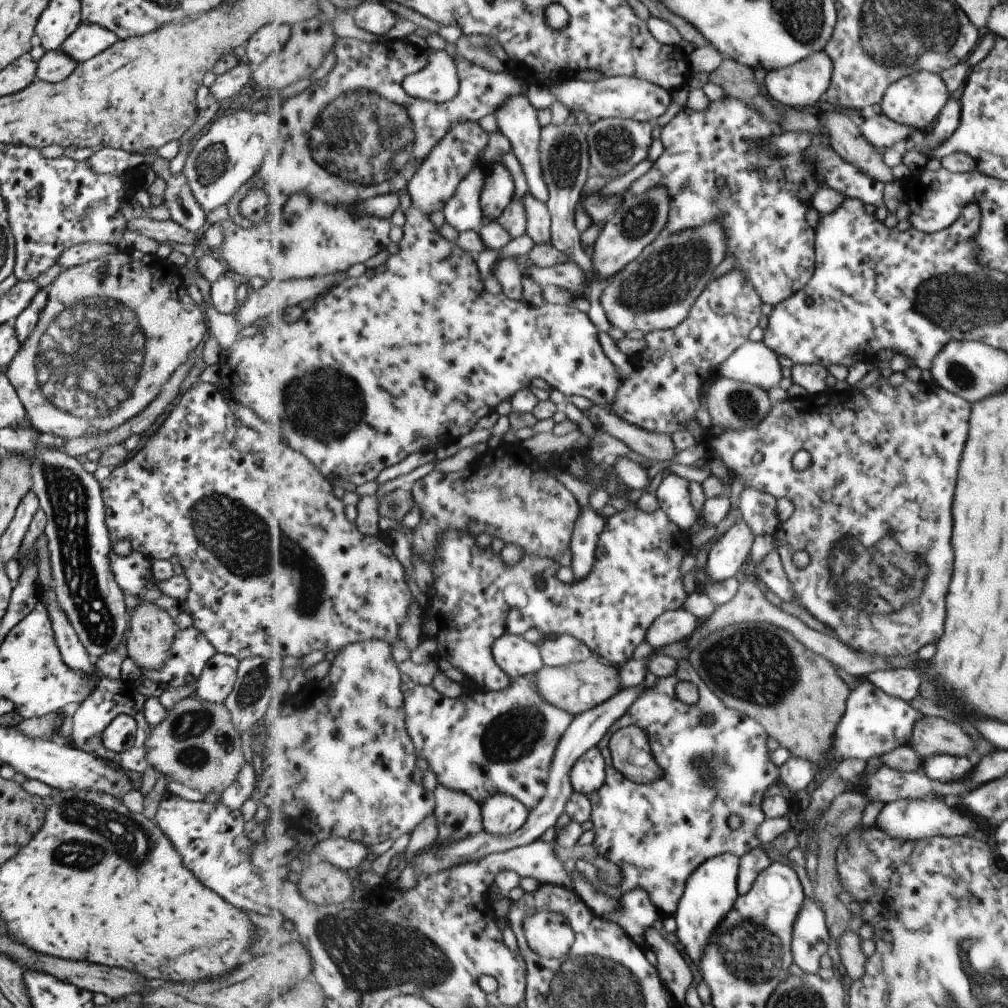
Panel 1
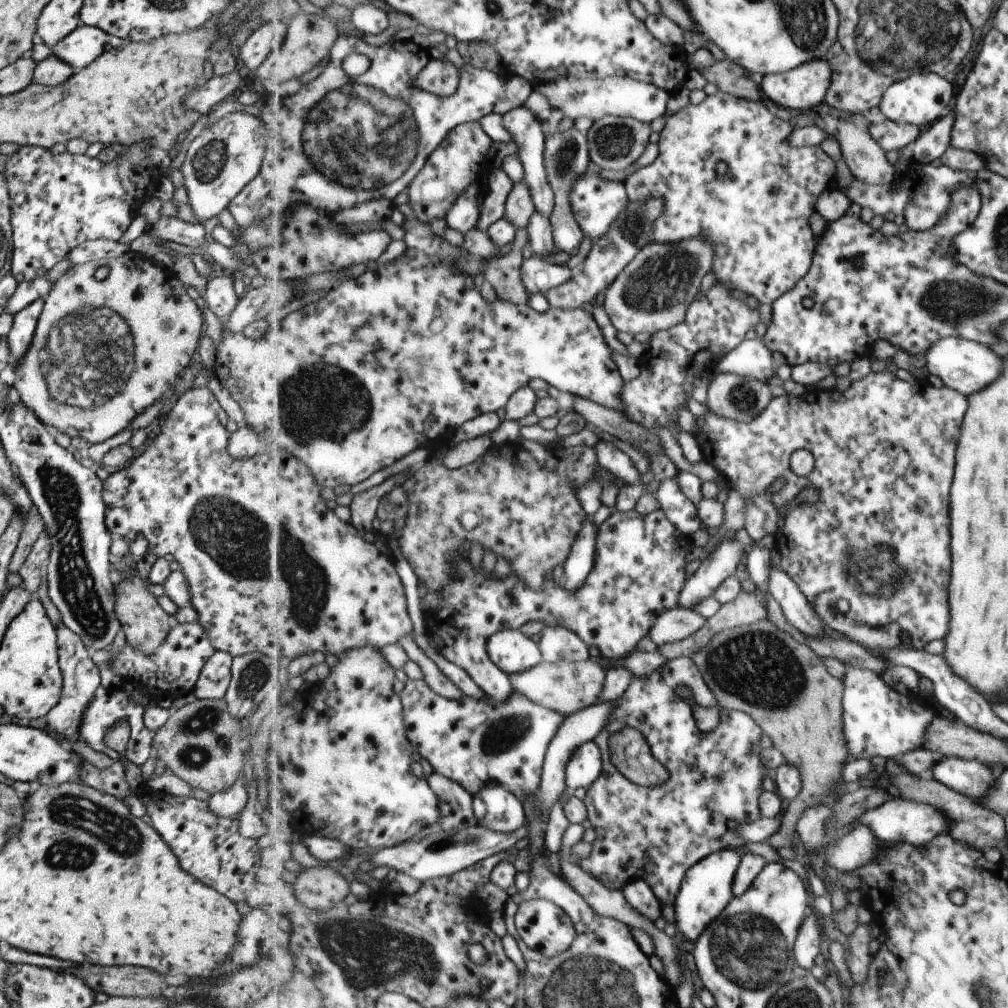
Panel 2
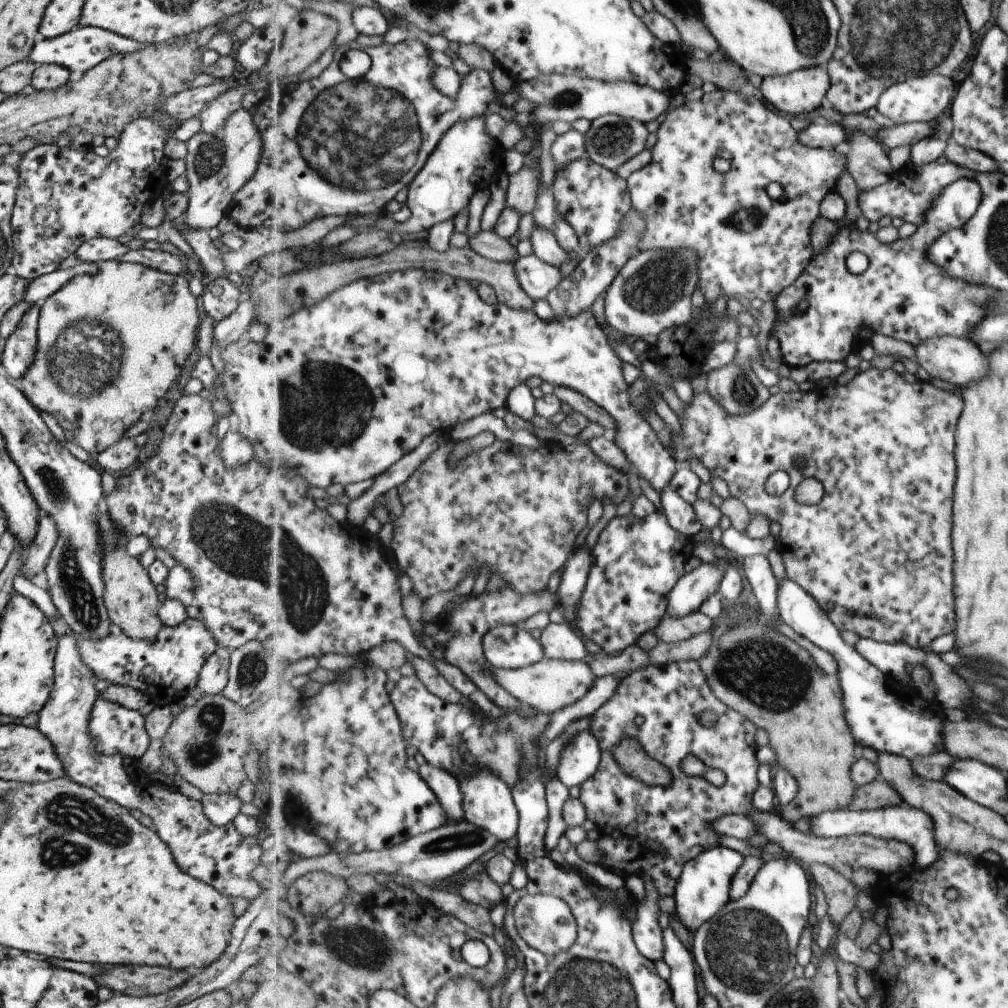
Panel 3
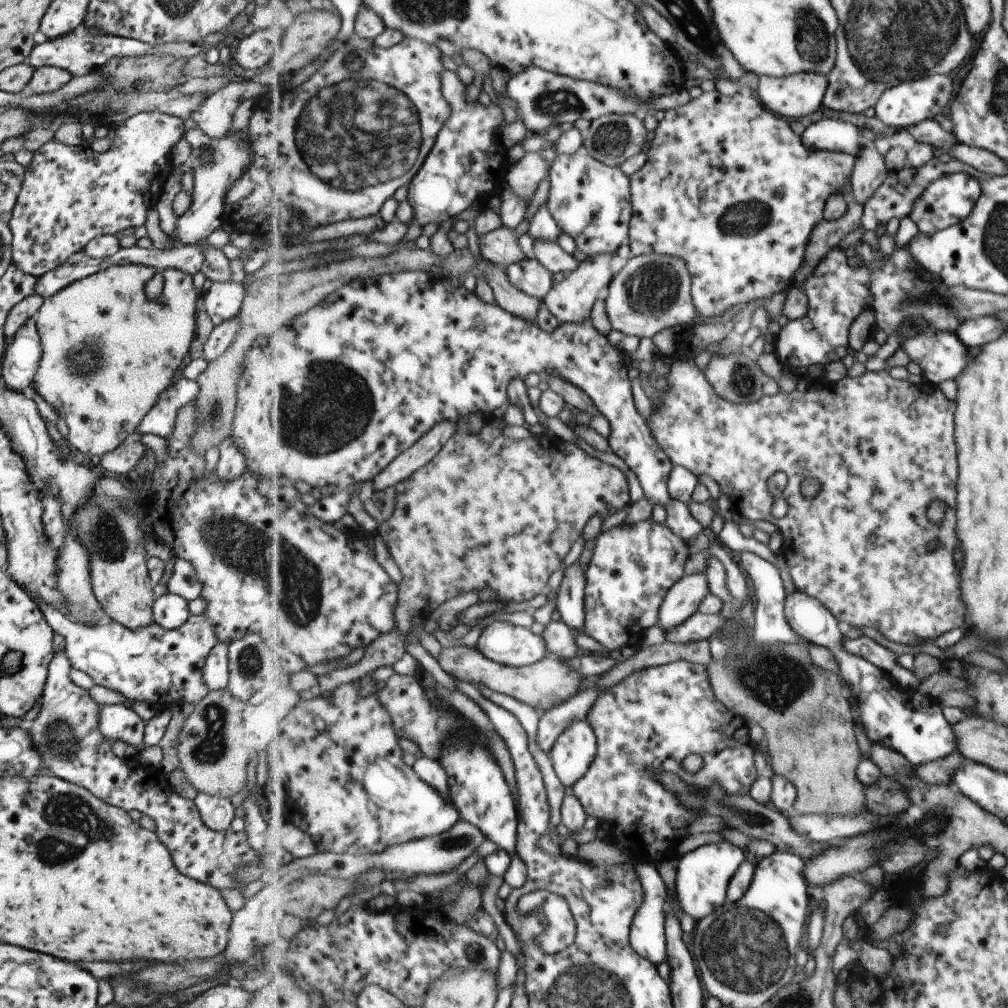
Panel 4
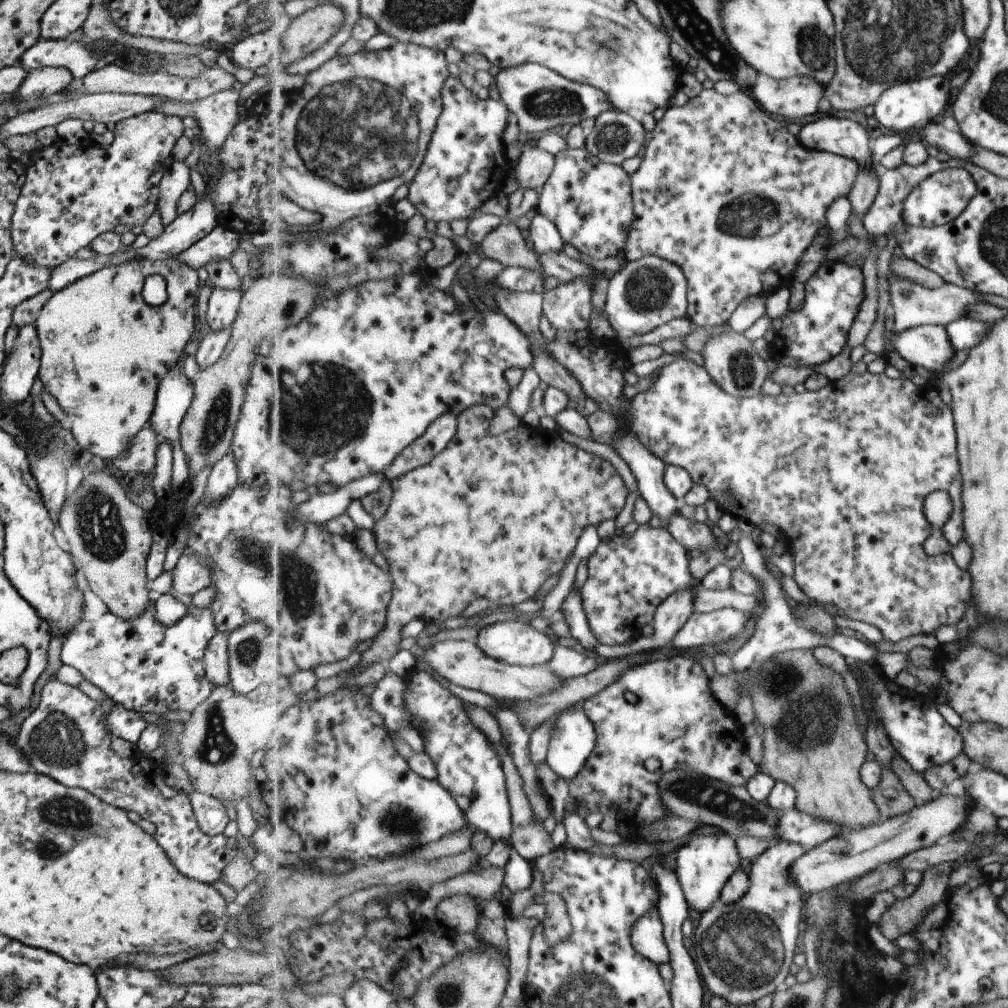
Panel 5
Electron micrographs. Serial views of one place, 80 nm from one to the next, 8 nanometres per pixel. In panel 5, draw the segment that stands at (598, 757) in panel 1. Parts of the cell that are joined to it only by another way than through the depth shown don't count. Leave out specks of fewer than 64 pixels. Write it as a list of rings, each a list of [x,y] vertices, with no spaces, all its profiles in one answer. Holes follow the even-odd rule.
[[[573,706],[559,714],[545,762],[566,781],[573,780],[589,764],[597,746],[594,722],[584,709]]]

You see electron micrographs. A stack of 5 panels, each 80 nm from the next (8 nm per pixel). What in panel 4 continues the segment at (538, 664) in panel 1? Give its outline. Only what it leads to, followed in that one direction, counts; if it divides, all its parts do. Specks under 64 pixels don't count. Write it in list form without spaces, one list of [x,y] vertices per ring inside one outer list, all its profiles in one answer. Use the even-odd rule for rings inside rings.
[[[493,621],[483,629],[477,648],[488,659],[510,667],[535,664],[550,652],[542,635],[533,634],[527,627],[502,621]]]

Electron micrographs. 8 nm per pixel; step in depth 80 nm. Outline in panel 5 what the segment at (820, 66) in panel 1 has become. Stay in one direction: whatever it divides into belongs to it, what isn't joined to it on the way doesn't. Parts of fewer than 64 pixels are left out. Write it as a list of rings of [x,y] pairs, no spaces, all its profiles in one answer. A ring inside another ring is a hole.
[[[760,74],[750,91],[771,114],[783,117],[788,122],[797,122],[822,110],[819,104],[825,100],[826,88],[812,76],[777,79]]]

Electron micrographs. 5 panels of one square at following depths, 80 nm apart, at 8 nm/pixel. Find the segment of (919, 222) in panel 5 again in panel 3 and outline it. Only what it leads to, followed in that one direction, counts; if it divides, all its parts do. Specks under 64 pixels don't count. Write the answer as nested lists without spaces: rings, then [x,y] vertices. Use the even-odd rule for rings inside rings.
[[[959,179],[952,184],[945,186],[940,194],[940,196],[934,200],[932,203],[932,208],[927,210],[926,221],[922,225],[917,225],[916,231],[905,238],[898,237],[897,240],[891,241],[890,243],[883,243],[877,240],[875,233],[857,230],[856,223],[851,223],[850,225],[845,225],[839,229],[839,232],[832,238],[832,241],[829,243],[829,246],[823,250],[823,252],[815,253],[810,266],[806,273],[802,275],[790,287],[790,289],[785,290],[778,299],[774,302],[774,307],[776,308],[777,318],[775,320],[774,326],[771,329],[771,335],[778,341],[780,349],[782,350],[783,362],[789,368],[800,368],[808,366],[813,362],[826,362],[830,361],[833,363],[843,363],[847,360],[847,356],[858,350],[858,345],[860,341],[858,337],[860,333],[868,327],[869,329],[875,330],[876,334],[881,334],[887,336],[888,338],[893,338],[899,341],[904,341],[905,343],[911,344],[914,348],[919,347],[922,343],[929,341],[931,338],[943,337],[943,336],[953,336],[963,339],[969,339],[972,334],[971,330],[977,327],[977,324],[982,322],[984,316],[989,316],[986,314],[985,310],[988,306],[989,298],[995,294],[995,290],[987,288],[987,286],[981,286],[977,283],[969,283],[963,279],[954,277],[953,275],[948,275],[941,266],[938,266],[937,263],[933,263],[932,260],[928,257],[928,251],[930,246],[934,244],[935,239],[942,236],[942,234],[949,233],[950,230],[961,228],[974,216],[974,212],[978,209],[979,203],[982,200],[981,187],[978,185],[978,182],[971,179]],[[853,252],[862,252],[865,254],[870,262],[867,270],[862,274],[851,274],[849,268],[847,268],[847,256],[853,254]],[[802,301],[807,301],[809,306],[807,306],[806,311],[800,310],[800,305]]]

